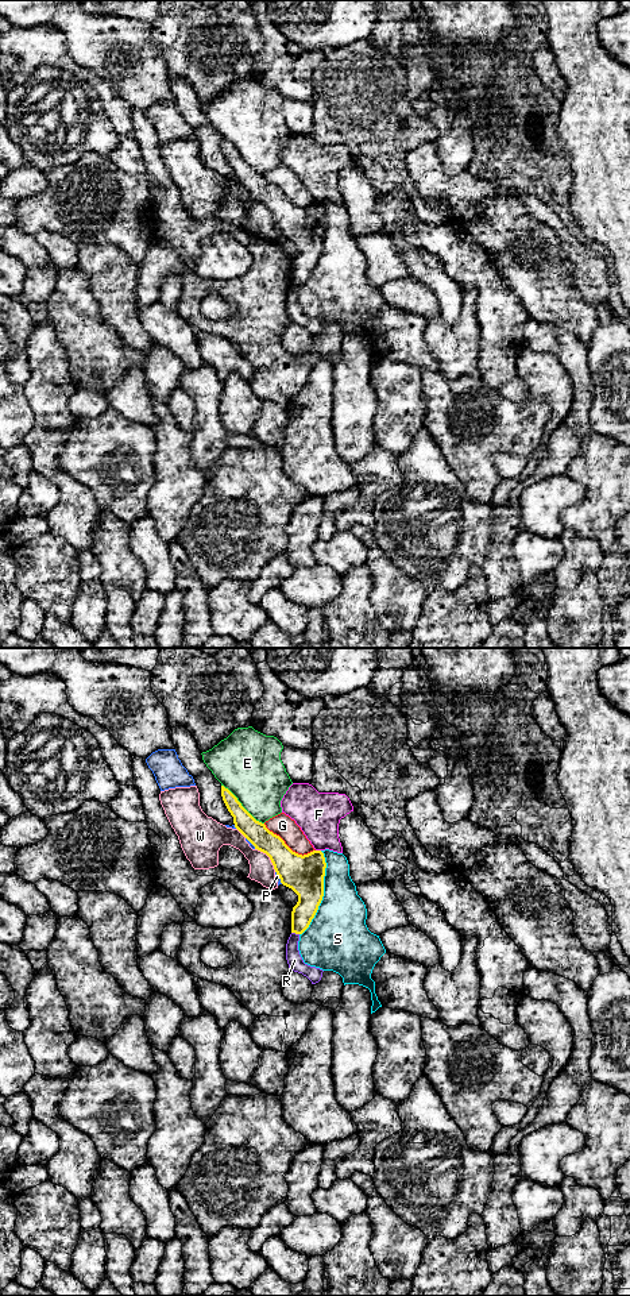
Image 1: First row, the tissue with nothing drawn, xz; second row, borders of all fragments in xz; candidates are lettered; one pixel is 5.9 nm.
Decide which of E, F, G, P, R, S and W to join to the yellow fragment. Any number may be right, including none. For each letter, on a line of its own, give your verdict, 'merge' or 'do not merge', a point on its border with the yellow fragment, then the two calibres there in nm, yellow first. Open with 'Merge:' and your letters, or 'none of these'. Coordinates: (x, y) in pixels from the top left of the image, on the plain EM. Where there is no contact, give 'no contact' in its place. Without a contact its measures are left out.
Merge: none of these
E: do not merge; contact xz (240, 157); calibres 140 and 380 nm
F: do not merge; contact xz (319, 203); calibres 220 and 260 nm
G: do not merge; contact xz (288, 199); calibres 220 and 140 nm
P: do not merge; contact xz (279, 230); calibres 220 and 20 nm
R: do not merge; contact xz (296, 285); calibres 150 and 90 nm
S: do not merge; contact xz (323, 245); calibres 220 and 340 nm
W: do not merge; contact xz (269, 208); calibres 220 and 140 nm

